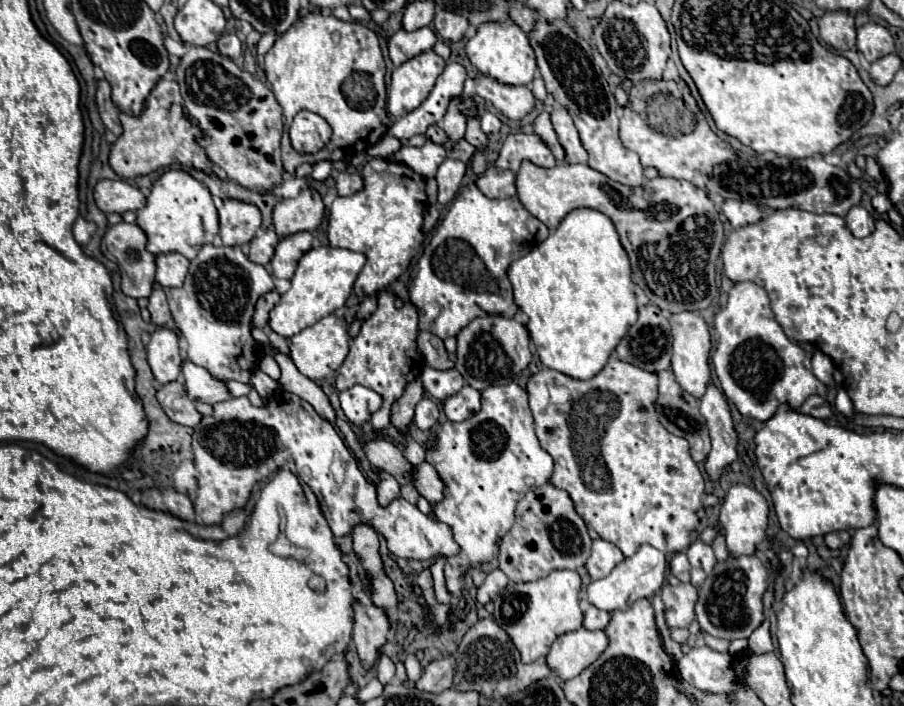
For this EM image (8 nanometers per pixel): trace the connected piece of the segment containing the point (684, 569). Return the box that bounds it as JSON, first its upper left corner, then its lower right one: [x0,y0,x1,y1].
[670,551,690,583]

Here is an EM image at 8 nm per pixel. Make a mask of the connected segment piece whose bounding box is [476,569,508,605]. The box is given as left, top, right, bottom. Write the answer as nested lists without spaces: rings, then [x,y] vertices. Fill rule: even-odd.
[[[500,569],[490,571],[490,573],[486,575],[486,579],[484,579],[484,583],[478,587],[476,601],[478,601],[480,605],[486,605],[488,601],[492,601],[492,599],[506,587],[506,583],[508,583],[508,579],[506,579],[506,575],[504,575]]]

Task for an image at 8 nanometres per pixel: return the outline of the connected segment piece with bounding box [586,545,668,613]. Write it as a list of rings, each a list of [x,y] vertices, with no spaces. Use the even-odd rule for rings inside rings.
[[[642,545],[632,557],[626,557],[622,563],[618,563],[610,575],[606,575],[604,579],[596,579],[590,581],[586,585],[586,601],[592,603],[598,609],[604,609],[608,613],[612,611],[624,611],[628,609],[636,599],[642,597],[652,597],[664,583],[664,571],[666,571],[668,563],[662,551],[650,547],[650,545]]]

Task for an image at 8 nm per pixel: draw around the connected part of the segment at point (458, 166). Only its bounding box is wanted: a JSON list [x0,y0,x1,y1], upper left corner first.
[436,159,466,205]

